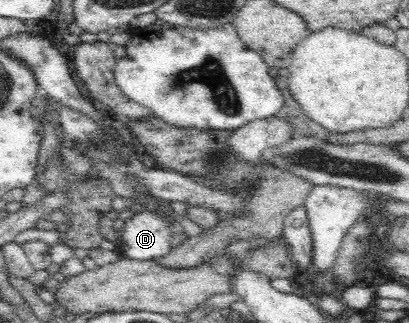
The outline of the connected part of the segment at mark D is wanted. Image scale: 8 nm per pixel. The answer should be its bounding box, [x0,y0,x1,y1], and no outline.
[120,212,173,260]

